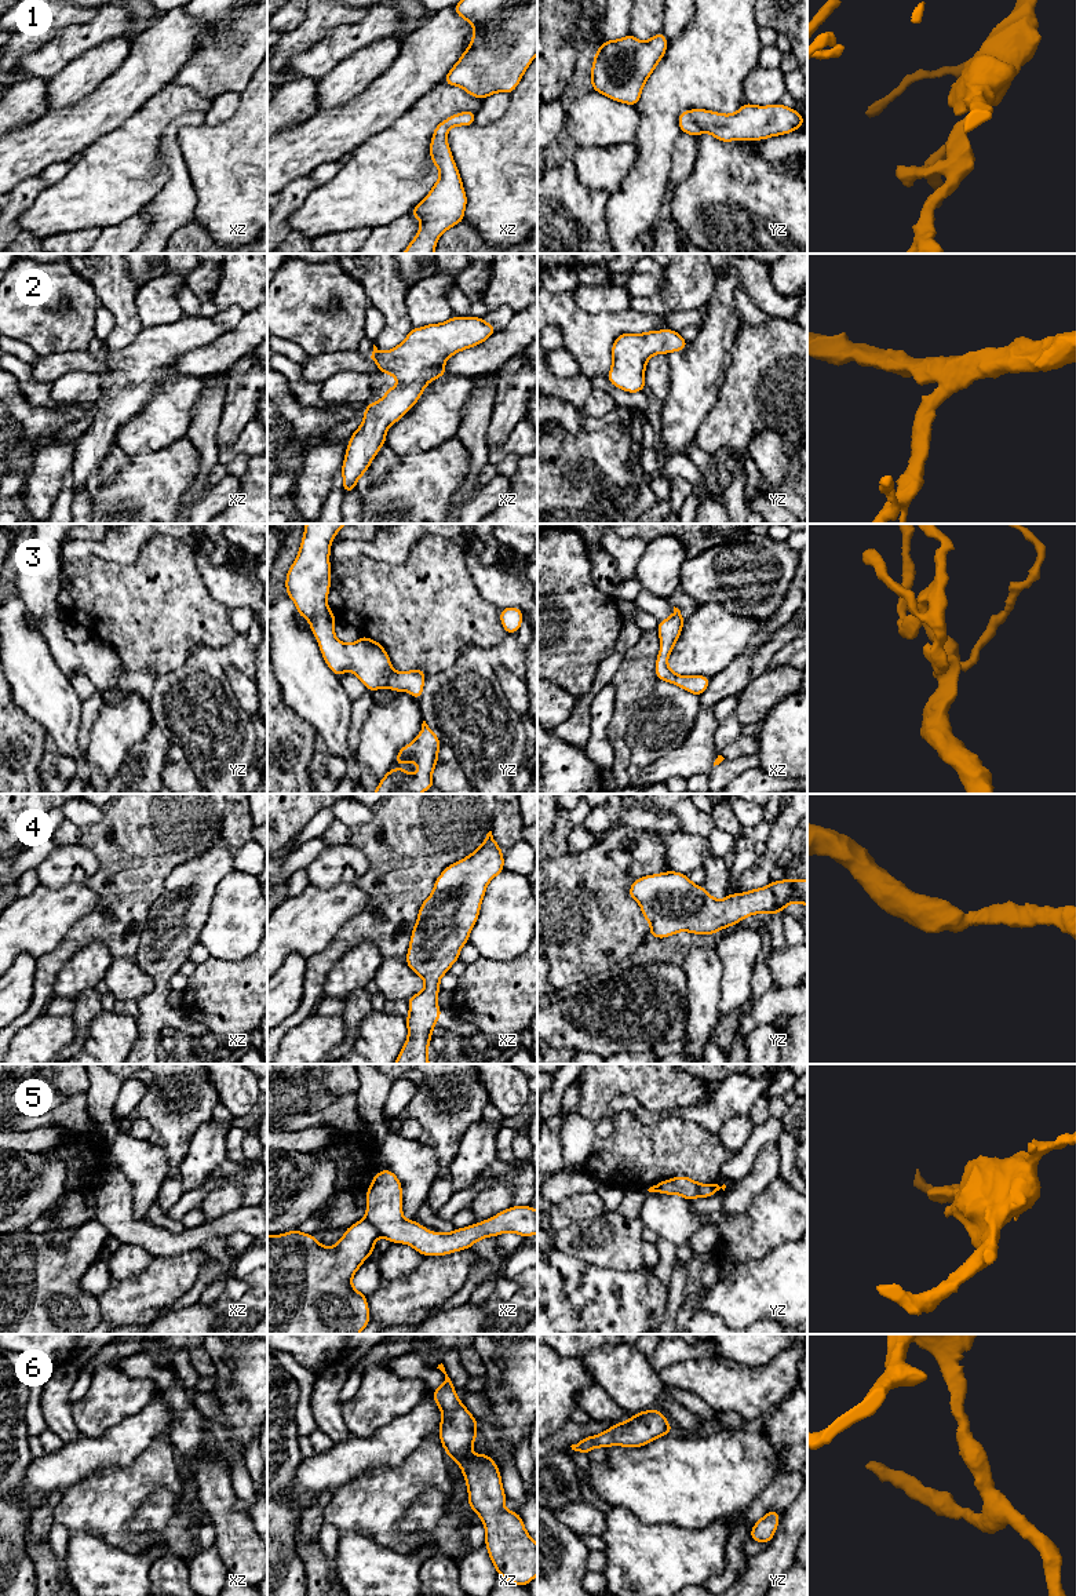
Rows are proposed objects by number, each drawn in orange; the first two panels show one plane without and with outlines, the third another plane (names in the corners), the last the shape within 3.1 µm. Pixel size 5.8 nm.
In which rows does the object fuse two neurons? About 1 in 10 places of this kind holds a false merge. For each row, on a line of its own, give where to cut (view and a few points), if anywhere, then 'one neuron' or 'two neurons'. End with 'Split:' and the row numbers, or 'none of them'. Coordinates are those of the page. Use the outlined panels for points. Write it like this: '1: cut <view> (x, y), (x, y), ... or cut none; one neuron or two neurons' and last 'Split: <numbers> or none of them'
1: cut none; one neuron
2: cut none; one neuron
3: cut none; one neuron
4: cut none; one neuron
5: cut xz (364, 1219), (379, 1235); two neurons
6: cut none; one neuron
Split: 5

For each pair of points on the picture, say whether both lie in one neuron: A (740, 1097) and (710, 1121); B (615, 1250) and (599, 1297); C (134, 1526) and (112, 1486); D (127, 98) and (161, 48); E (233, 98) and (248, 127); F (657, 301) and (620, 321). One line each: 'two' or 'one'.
A: one
B: two
C: two
D: one
E: two
F: two

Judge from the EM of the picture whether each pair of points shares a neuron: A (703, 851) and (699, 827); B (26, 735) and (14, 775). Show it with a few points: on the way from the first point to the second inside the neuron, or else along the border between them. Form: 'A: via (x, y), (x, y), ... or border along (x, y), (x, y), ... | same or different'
A: border along (679, 830), (707, 838) | different
B: via (17, 744), (15, 765) | same

